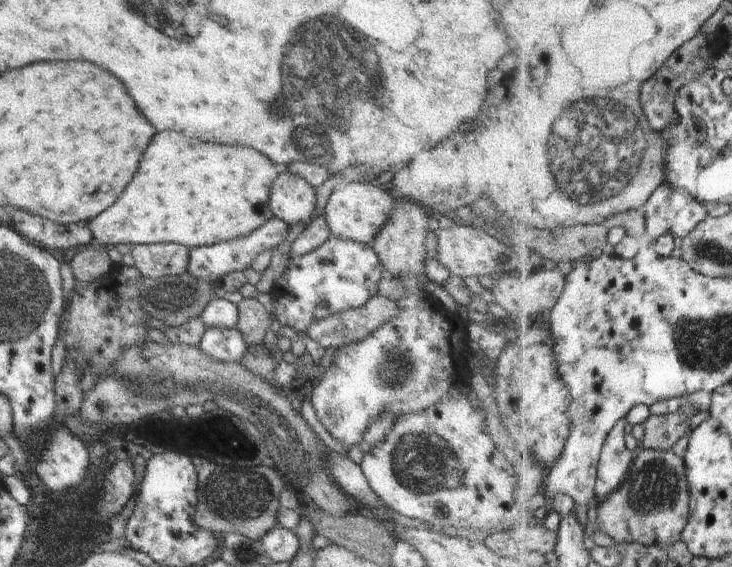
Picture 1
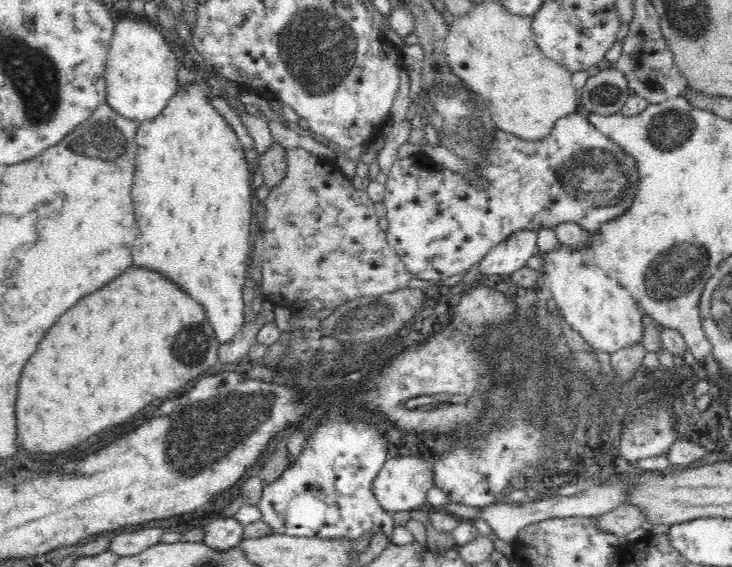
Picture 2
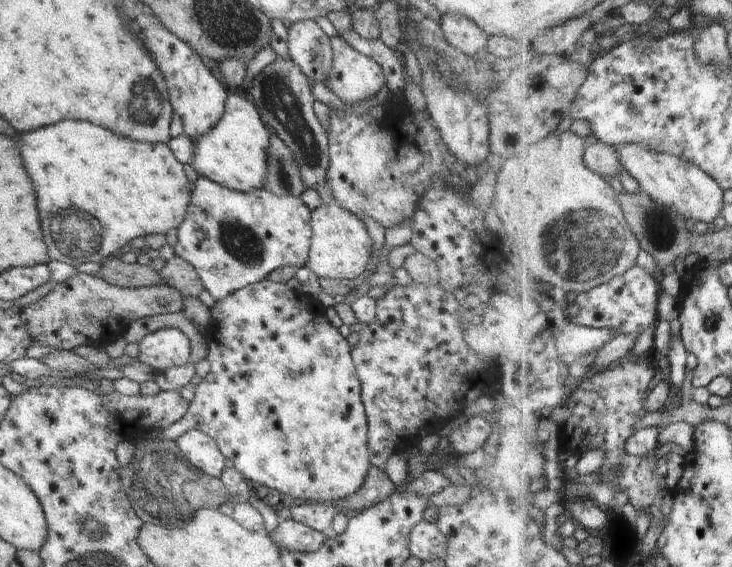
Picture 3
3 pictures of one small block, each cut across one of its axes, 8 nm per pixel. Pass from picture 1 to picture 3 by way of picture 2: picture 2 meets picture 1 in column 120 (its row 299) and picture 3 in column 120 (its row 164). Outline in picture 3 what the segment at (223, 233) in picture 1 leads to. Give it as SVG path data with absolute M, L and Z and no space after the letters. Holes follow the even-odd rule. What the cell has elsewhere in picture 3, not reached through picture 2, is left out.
M64 120L18 136L20 154L28 176L34 182L40 226L50 260L74 267L118 255L118 250L134 238L148 234L168 234L184 220L194 185L186 177L184 165L167 143L141 143L112 134L106 128L82 120Z

